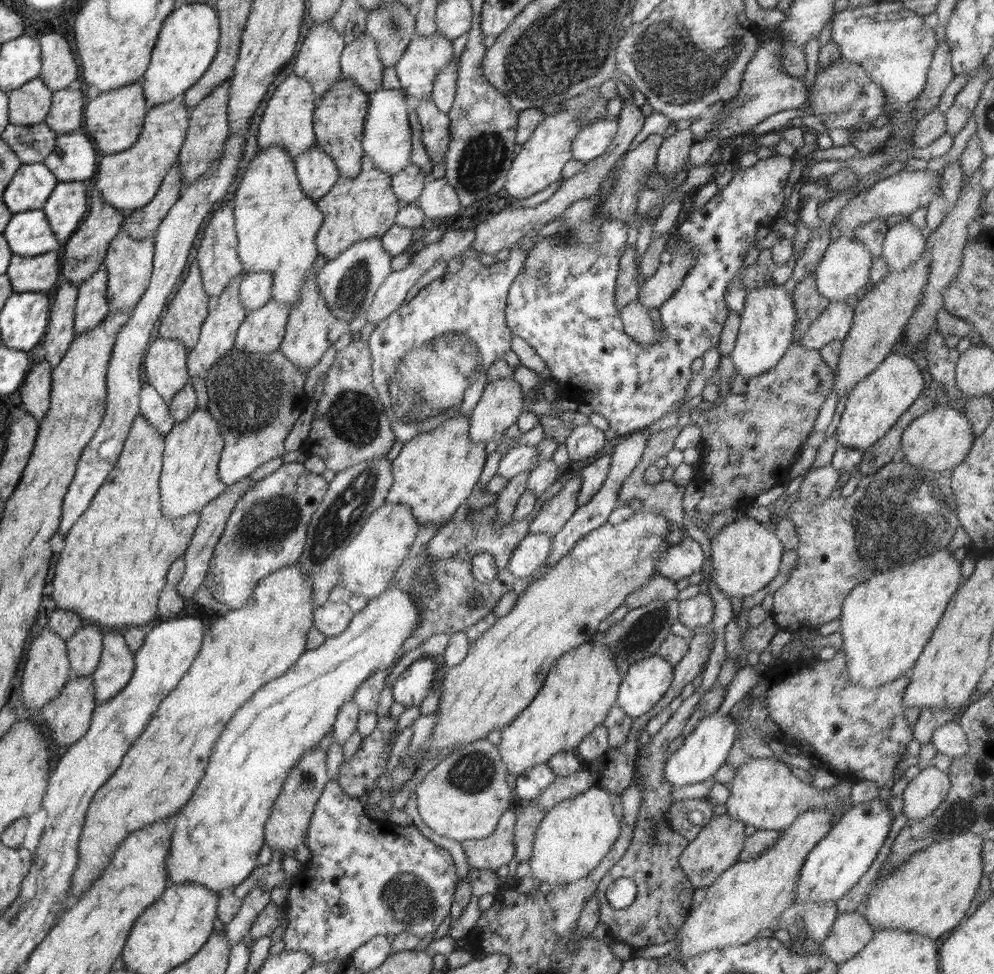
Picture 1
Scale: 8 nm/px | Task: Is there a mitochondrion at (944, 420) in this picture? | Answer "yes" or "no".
no

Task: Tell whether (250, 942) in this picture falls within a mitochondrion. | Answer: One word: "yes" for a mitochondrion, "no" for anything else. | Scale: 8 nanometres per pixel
no

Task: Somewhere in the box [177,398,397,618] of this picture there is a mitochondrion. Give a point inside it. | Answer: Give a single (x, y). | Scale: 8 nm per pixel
(345, 509)

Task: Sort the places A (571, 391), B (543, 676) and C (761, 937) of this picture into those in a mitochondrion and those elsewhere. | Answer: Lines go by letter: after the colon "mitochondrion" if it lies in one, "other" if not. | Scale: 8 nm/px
A: other
B: other
C: other

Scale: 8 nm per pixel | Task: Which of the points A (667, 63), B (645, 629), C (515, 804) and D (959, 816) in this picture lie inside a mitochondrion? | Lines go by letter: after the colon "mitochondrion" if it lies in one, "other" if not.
A: mitochondrion
B: mitochondrion
C: other
D: mitochondrion

